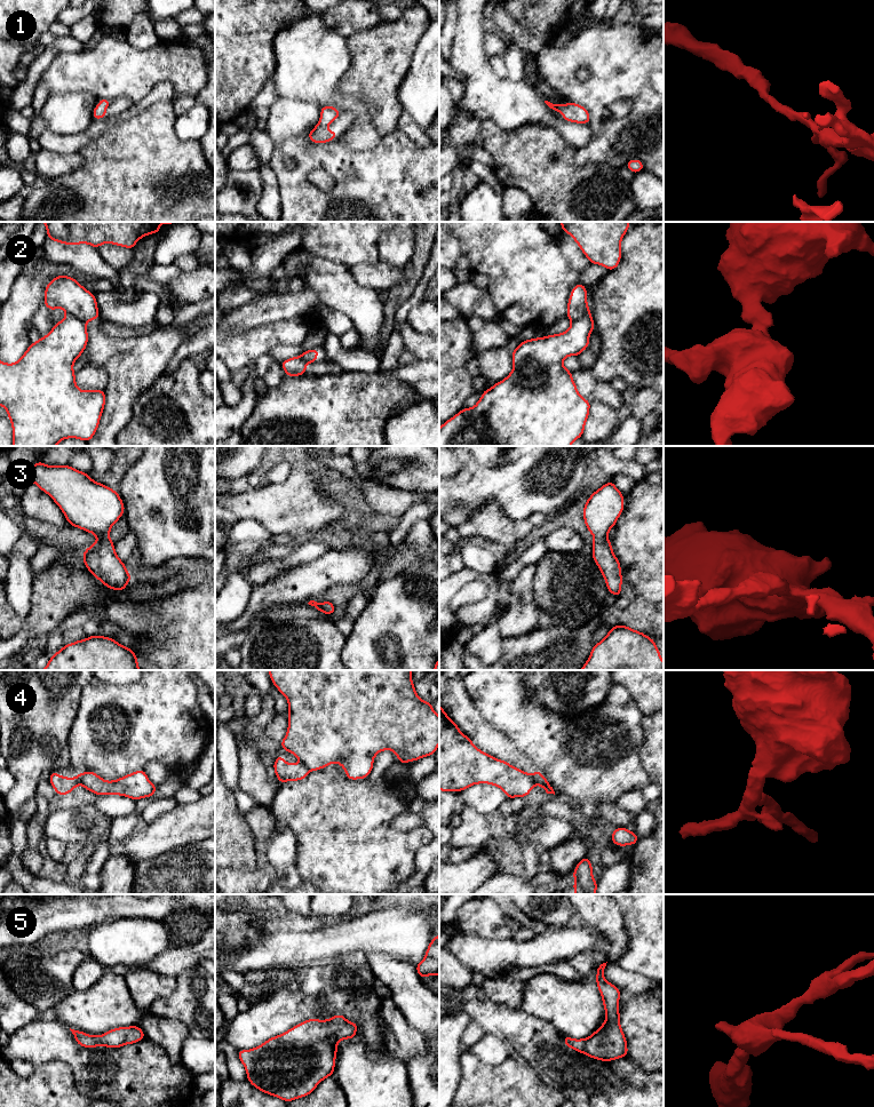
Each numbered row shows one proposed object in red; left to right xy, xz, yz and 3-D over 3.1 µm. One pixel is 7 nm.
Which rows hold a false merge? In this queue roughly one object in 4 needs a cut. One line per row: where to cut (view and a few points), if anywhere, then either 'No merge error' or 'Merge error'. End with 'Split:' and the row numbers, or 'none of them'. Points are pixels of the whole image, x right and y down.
1: No split. No merge error
2: Split along xy (68, 312), (85, 323). Merge error
3: No split. No merge error
4: Split along xy (84, 774), (79, 783). Merge error
5: No split. No merge error
Split: 2, 4

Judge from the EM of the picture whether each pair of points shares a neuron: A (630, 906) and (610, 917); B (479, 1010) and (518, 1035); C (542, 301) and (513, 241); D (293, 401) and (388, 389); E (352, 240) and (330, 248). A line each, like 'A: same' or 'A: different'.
A: different
B: same
C: same
D: same
E: same

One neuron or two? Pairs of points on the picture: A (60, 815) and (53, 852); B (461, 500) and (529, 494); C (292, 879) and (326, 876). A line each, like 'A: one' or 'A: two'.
A: two
B: one
C: two

